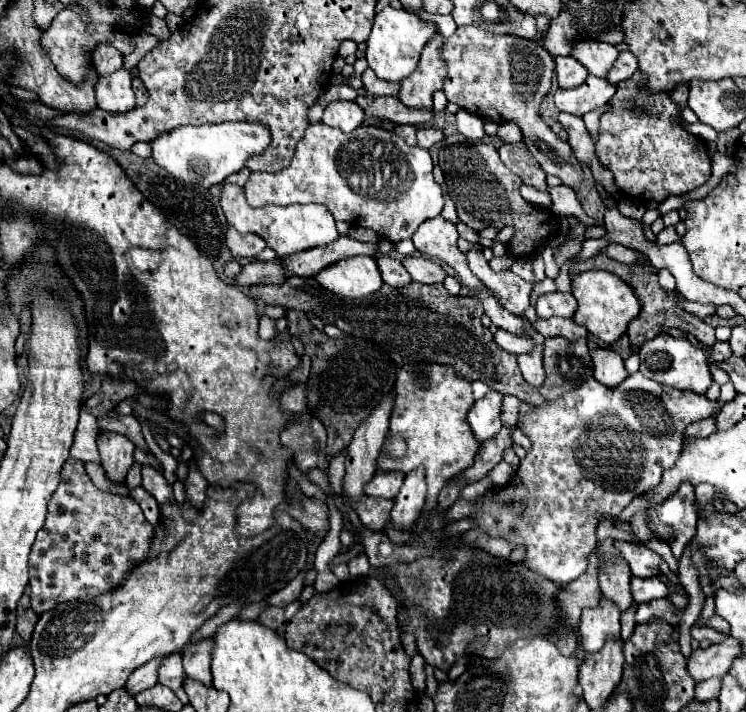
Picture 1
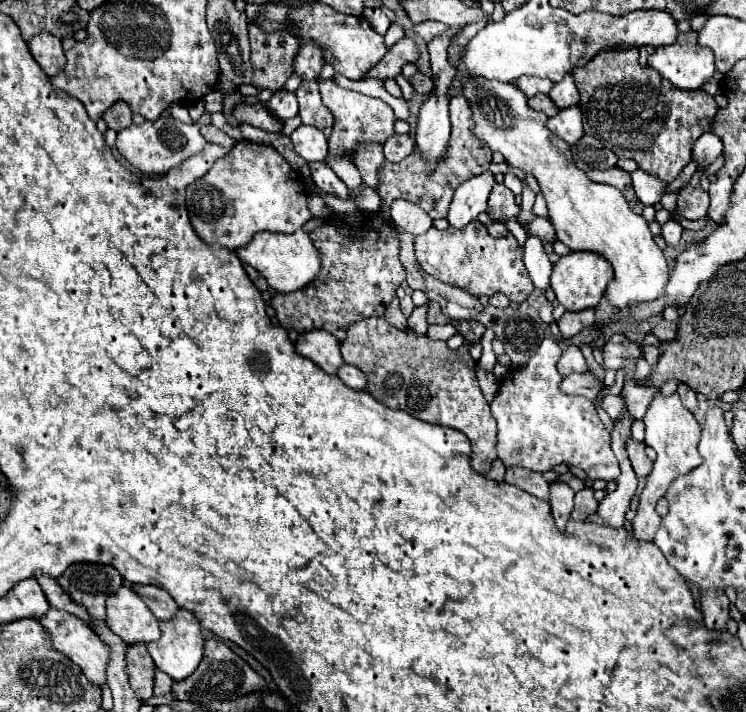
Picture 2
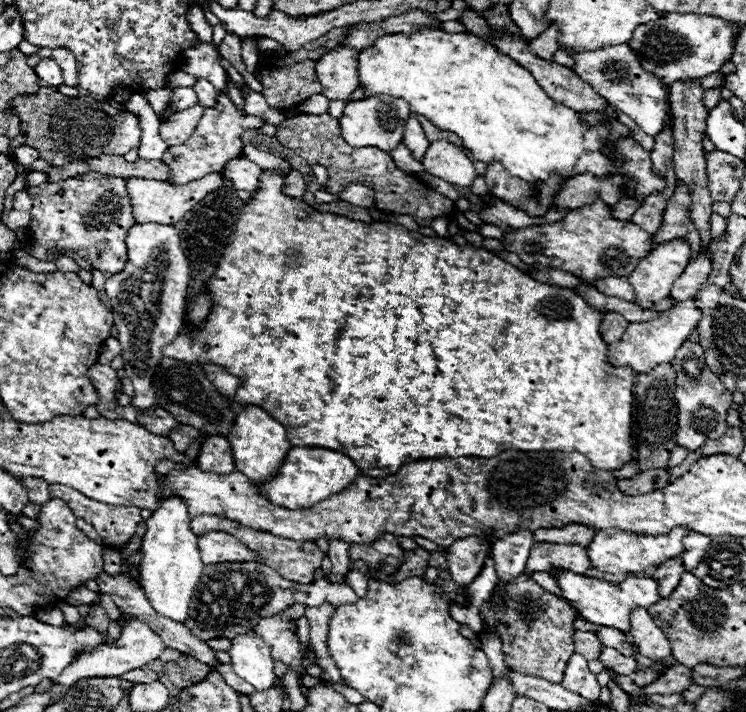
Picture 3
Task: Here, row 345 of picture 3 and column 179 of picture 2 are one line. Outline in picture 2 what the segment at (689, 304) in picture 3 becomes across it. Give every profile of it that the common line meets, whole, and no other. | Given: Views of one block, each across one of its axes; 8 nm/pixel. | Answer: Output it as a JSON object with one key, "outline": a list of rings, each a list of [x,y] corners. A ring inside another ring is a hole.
{"outline":[[[180,610],[178,616],[174,616],[174,620],[162,622],[162,638],[158,642],[150,642],[148,652],[154,658],[156,668],[166,672],[172,680],[178,682],[188,678],[198,668],[204,656],[204,636],[198,618],[190,610]]]}

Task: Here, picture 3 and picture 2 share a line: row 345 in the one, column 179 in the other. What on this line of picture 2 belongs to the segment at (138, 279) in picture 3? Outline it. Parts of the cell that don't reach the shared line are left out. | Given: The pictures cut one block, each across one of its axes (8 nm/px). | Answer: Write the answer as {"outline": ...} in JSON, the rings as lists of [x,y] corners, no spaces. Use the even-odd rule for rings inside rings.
{"outline":[[[160,116],[156,122],[142,122],[142,124],[132,124],[130,128],[124,128],[118,132],[116,138],[116,148],[122,152],[122,156],[136,166],[140,172],[144,174],[158,174],[164,176],[168,174],[172,168],[178,168],[184,160],[188,160],[190,156],[202,152],[206,148],[206,138],[200,134],[198,126],[190,126],[190,124],[182,124],[180,120],[172,118],[172,116]]]}

